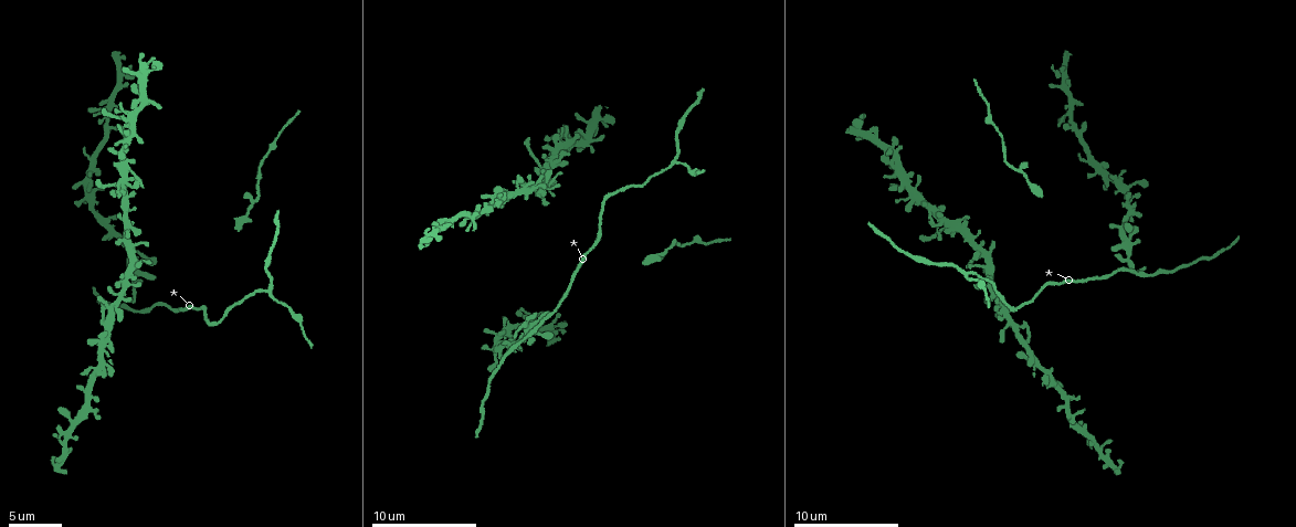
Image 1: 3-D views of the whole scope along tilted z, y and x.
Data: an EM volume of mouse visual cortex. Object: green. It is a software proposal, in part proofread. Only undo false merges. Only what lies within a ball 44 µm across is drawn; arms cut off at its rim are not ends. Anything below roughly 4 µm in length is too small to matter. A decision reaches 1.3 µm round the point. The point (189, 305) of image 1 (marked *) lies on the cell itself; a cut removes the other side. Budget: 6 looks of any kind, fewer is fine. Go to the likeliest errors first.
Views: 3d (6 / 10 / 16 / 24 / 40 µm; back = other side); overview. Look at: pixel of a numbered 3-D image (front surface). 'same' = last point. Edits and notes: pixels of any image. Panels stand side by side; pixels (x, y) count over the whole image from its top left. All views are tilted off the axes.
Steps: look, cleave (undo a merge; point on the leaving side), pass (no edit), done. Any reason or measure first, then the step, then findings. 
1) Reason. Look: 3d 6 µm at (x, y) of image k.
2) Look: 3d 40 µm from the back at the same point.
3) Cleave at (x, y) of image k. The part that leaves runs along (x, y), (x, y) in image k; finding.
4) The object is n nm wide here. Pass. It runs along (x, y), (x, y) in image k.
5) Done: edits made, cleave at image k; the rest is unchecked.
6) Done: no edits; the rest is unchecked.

A fork. Look: 3d 6 µm at (1145, 272) of image 1.

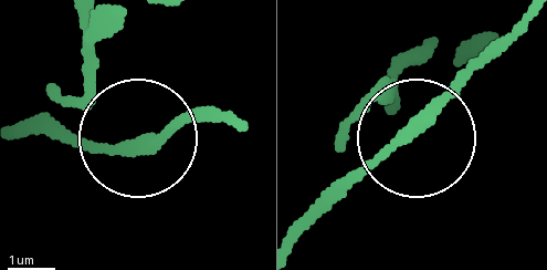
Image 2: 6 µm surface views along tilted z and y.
The side arm is 14 µm long. Pass. It runs along (225, 122), (103, 145), (34, 137) in image 2; all the same cell.

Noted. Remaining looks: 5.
Three-way junction. Look: 3d 16 µm at (964, 276) of image 1.

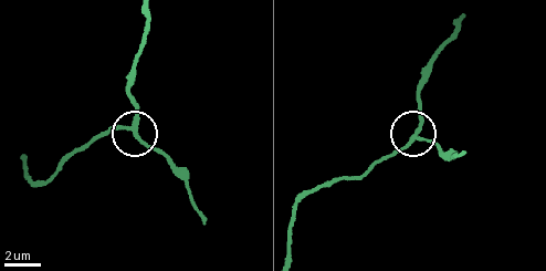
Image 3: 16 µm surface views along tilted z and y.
The object is 210 nm wide here. Pass. All the same cell.

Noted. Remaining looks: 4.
Look: 3d 6 µm at (532, 186) of image 1.

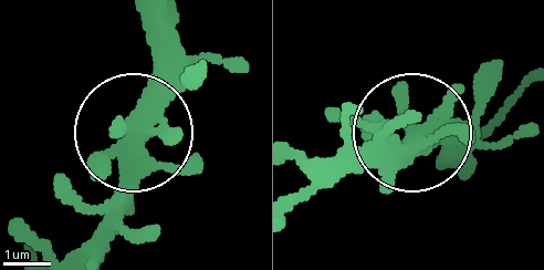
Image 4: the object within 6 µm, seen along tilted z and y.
Look: 3d 6 µm from the back at (135, 121) of image 4.

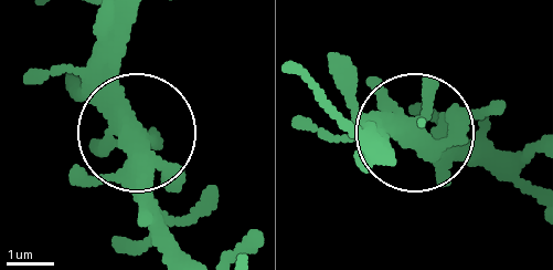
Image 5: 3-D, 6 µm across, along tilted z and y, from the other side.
4 arms meet here. Pass. Continuous, no second cell.

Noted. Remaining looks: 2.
Done: no edits; the rest is unchecked.

